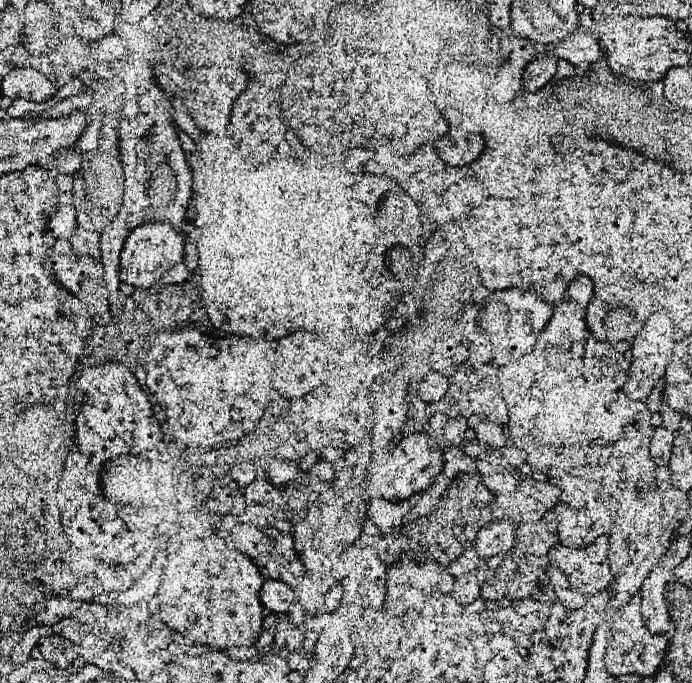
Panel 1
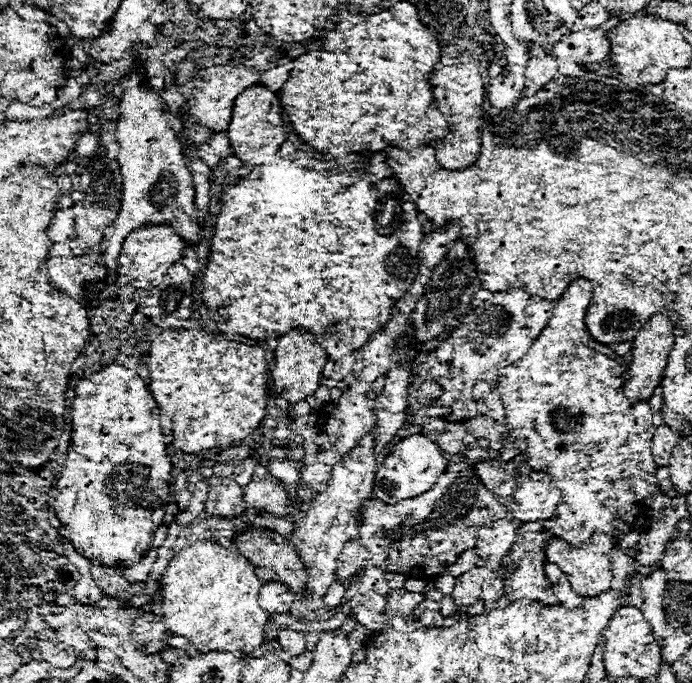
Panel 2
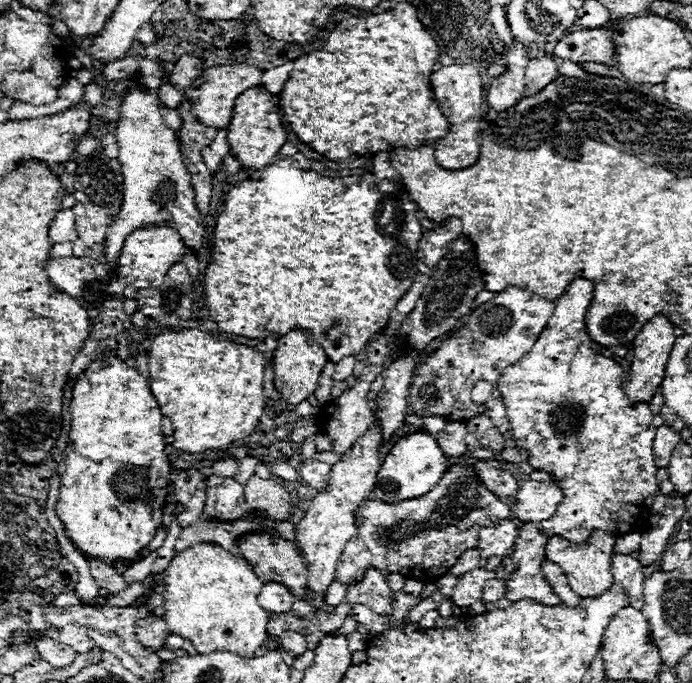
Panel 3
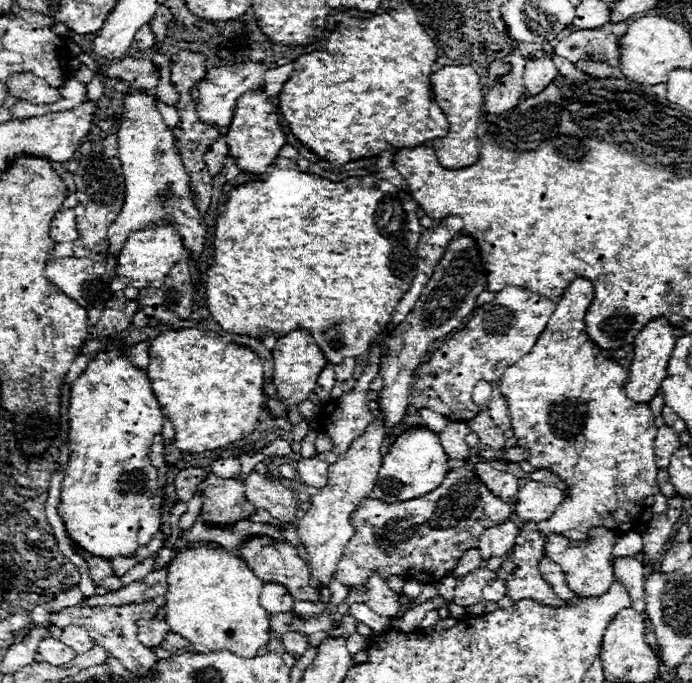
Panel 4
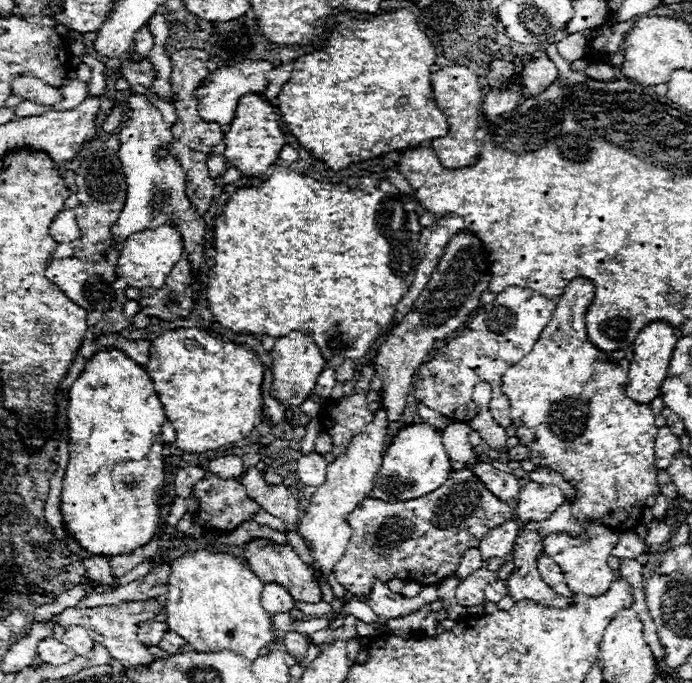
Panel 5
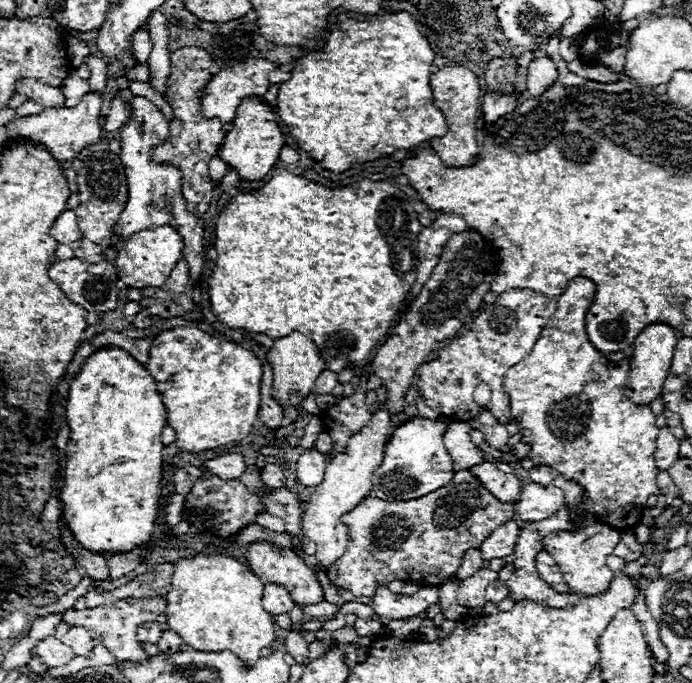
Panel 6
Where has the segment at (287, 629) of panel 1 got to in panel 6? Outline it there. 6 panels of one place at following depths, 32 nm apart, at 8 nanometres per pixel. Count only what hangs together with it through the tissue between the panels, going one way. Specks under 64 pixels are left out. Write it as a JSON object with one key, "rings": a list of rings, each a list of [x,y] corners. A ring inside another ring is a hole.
{"rings":[[[288,632],[286,650],[296,660],[296,664],[304,664],[308,660],[308,642],[298,632]]]}

